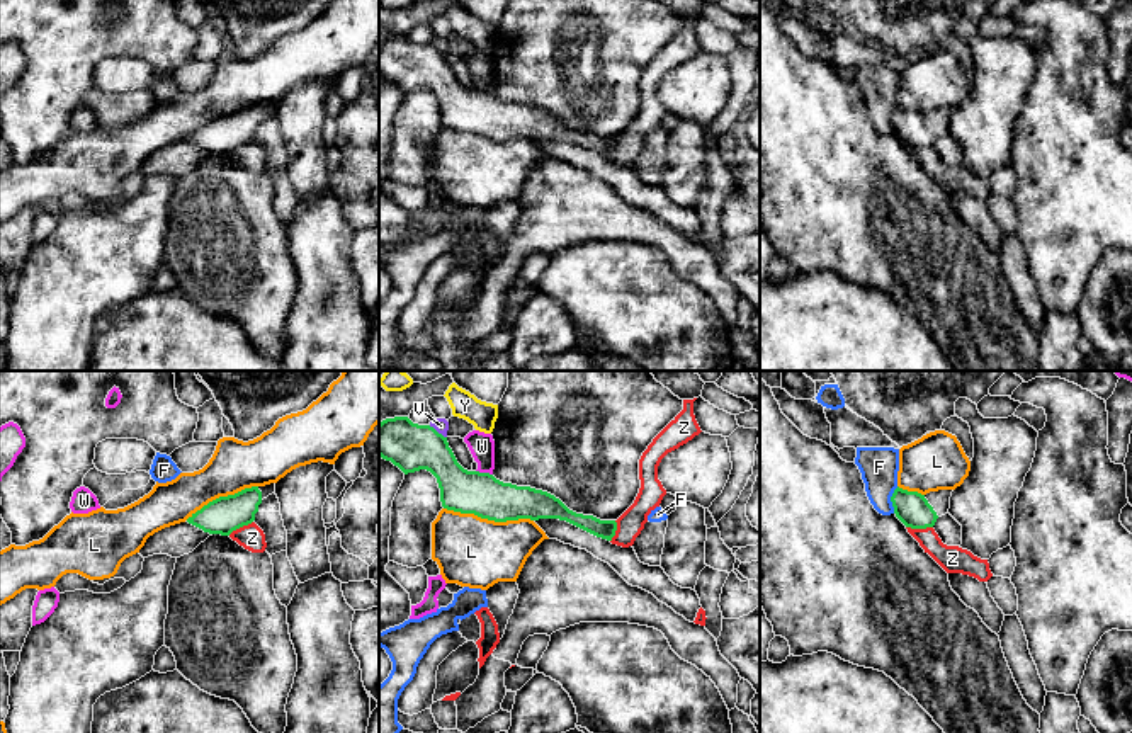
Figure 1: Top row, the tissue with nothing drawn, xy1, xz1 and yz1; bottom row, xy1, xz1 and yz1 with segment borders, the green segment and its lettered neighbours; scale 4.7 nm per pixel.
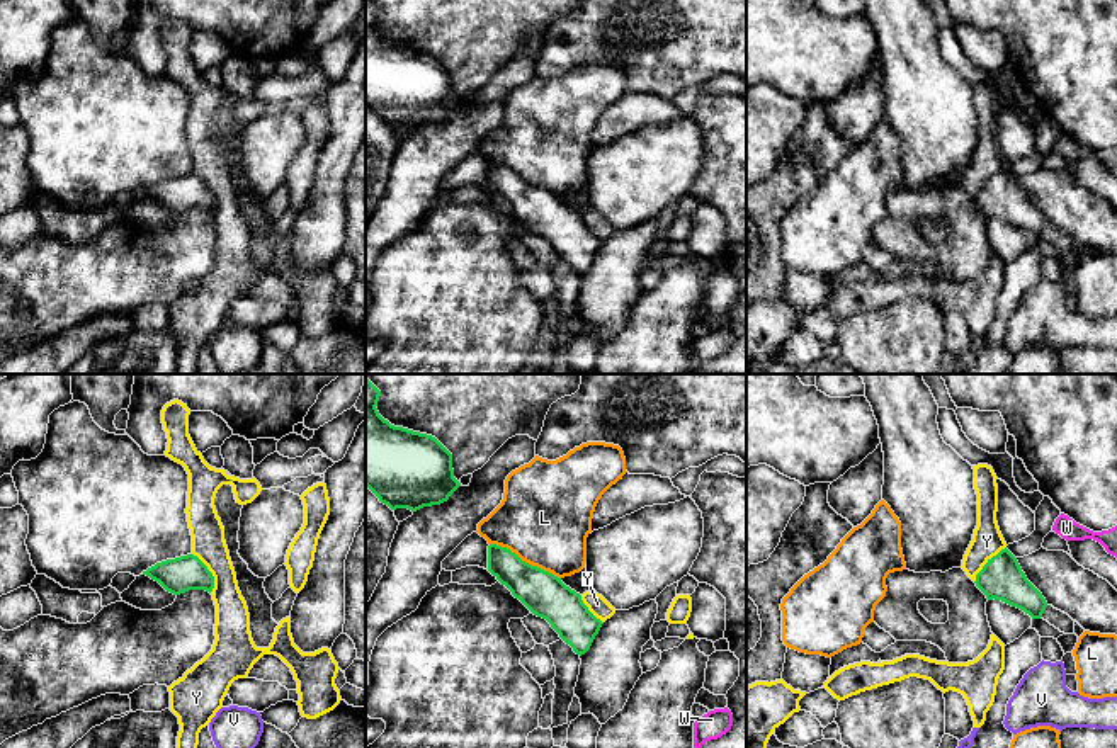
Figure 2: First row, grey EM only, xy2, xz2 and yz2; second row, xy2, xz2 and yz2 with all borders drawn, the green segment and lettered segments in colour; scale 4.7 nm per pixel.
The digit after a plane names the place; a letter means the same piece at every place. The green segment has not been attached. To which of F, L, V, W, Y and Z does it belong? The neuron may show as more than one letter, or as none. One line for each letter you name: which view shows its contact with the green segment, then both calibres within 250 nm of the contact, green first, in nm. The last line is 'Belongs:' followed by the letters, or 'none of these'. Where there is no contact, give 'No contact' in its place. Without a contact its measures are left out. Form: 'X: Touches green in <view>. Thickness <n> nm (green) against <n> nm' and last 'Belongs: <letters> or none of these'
Belongs: none of these

